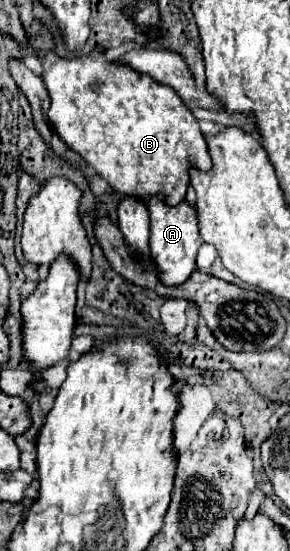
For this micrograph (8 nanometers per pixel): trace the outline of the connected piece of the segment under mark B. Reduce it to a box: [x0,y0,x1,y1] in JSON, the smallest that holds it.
[39,50,211,206]

